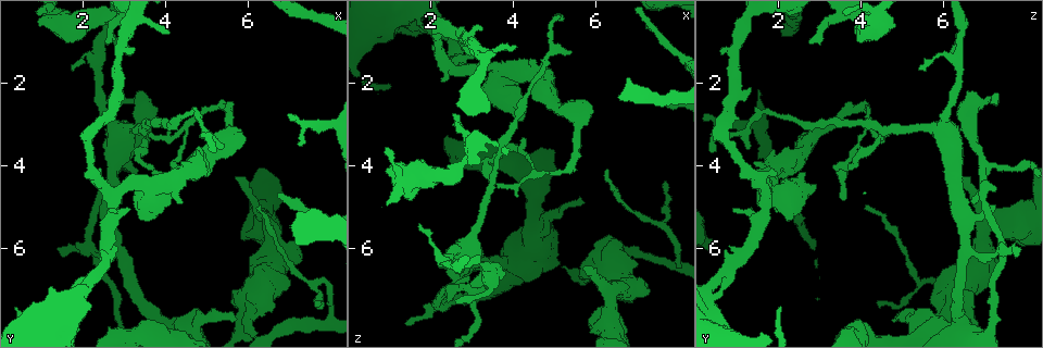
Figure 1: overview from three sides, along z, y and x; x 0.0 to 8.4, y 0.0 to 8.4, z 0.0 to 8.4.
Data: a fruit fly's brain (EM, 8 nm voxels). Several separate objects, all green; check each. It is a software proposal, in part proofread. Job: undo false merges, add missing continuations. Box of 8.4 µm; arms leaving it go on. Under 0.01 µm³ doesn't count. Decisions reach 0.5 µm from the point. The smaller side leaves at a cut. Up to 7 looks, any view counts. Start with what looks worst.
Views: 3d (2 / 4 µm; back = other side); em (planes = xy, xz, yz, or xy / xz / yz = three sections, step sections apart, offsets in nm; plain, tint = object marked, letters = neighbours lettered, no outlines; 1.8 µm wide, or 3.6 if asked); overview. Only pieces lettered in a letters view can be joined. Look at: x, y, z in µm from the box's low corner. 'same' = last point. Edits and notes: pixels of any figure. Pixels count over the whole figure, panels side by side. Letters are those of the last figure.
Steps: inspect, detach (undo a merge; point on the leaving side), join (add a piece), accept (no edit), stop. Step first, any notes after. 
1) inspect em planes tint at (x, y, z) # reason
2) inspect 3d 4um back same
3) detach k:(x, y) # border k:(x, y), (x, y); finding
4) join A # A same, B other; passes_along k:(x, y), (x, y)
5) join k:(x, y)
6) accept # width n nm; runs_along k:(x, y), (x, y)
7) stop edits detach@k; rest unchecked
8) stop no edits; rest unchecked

inspect 3d 4um at (2.55, 1.05, 2.70)

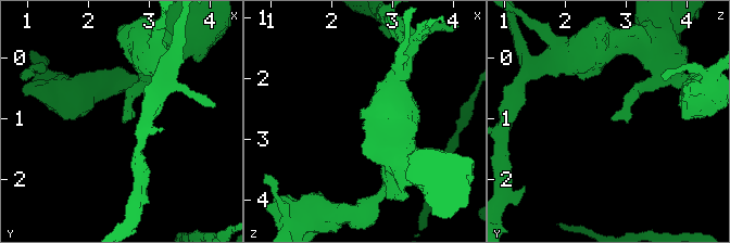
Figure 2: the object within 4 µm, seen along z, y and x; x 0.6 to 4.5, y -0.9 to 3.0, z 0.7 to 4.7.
inspect em planes letters at (2.60, 1.00, 2.80)

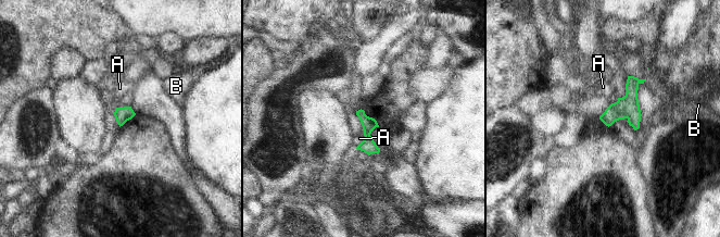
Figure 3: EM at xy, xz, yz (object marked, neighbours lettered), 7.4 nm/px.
accept # A other, B other; runs_along 3:(361, 112), (376, 150); no lettered piece goes on from it

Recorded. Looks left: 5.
inspect 3d 2um at (2.15, 5.90, 7.35) # touches itself

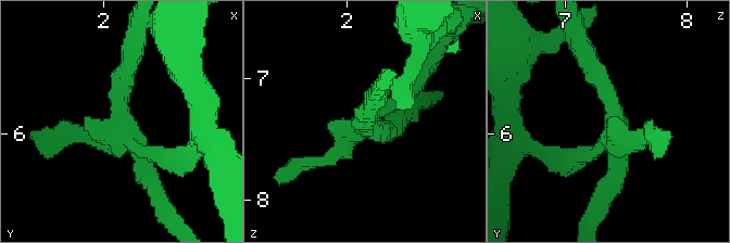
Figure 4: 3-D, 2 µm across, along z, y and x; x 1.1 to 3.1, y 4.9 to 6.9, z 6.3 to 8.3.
inspect em planes letters at (2.14, 5.86, 7.36) # need the tissue

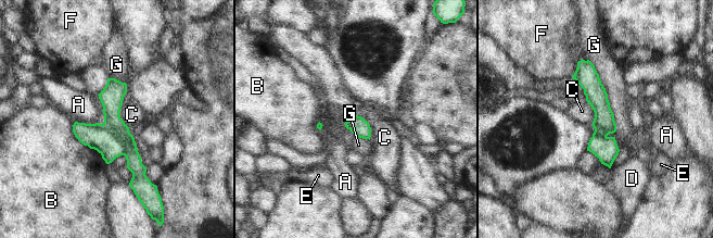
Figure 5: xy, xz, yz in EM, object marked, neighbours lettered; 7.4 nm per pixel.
detach 5:(97, 136) # width 140 nm; A other, B other, C other, D other, E other, F other, G other; border 5:(103, 123), (123, 143), (125, 154); two cells meet here

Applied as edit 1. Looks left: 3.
inspect overview

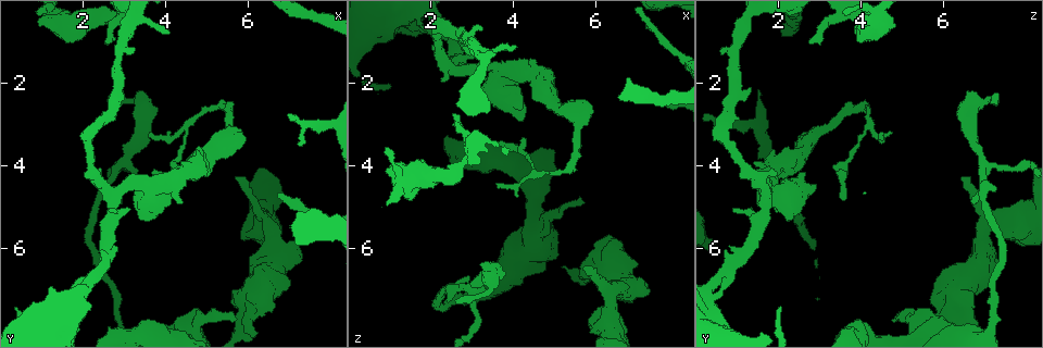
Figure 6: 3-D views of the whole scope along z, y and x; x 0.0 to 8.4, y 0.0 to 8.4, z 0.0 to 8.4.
inspect em xz step 8 tint at (5.70, 4.30, 6.50) # free end

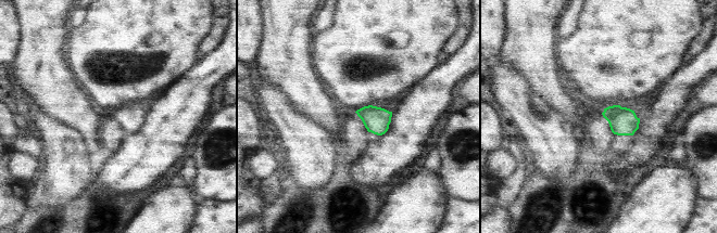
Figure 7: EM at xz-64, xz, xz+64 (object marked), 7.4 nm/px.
inspect em planes letters same # cut it another way

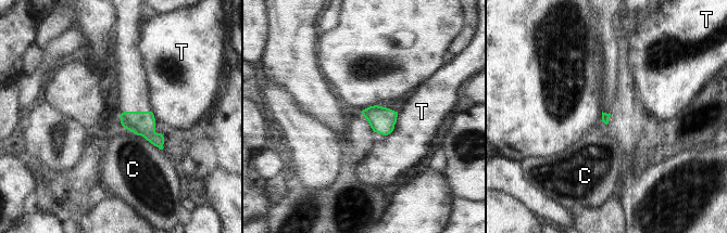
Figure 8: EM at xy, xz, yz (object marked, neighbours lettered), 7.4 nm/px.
accept # C other, T other; border 8:(398, 112), (395, 128), (386, 136); no lettered piece goes on from it

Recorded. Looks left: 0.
stop edits detach@5; rest unchecked

